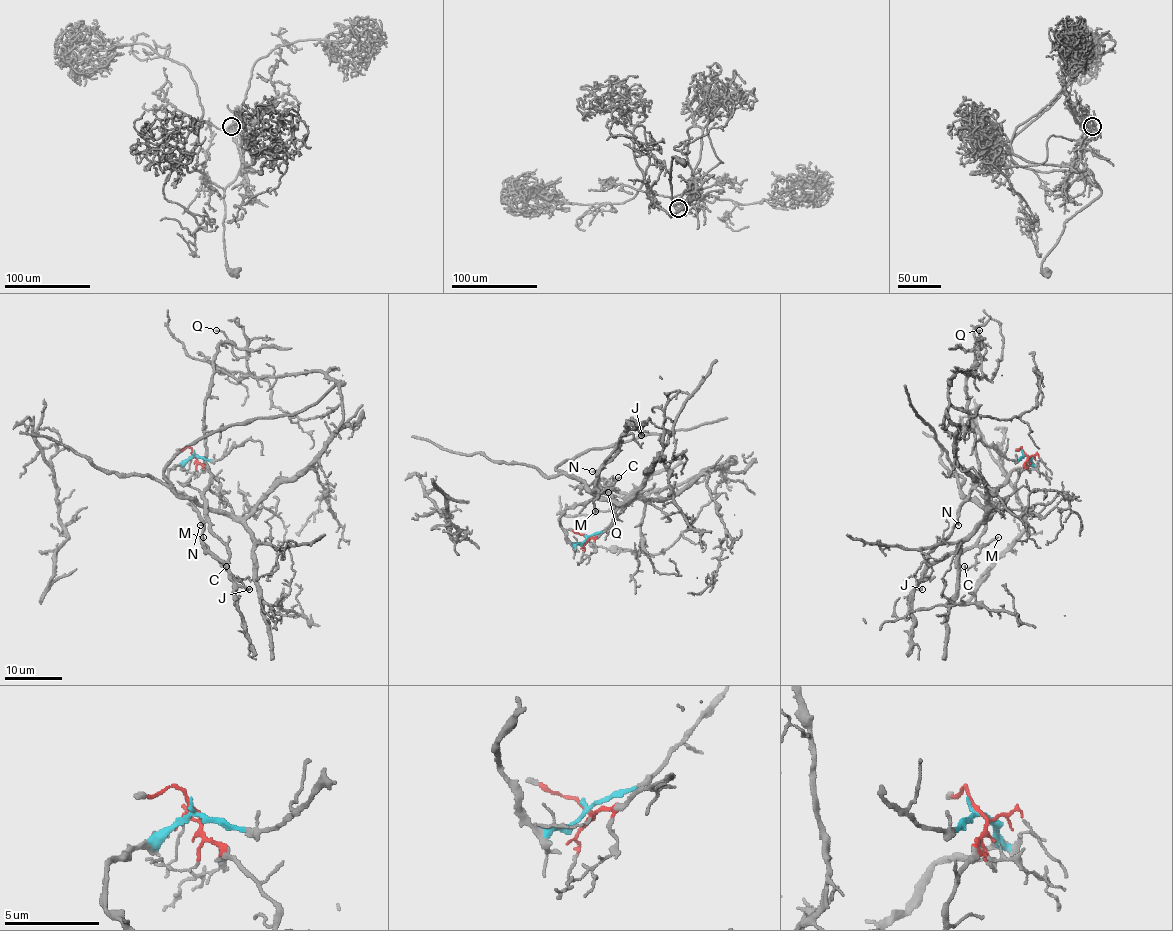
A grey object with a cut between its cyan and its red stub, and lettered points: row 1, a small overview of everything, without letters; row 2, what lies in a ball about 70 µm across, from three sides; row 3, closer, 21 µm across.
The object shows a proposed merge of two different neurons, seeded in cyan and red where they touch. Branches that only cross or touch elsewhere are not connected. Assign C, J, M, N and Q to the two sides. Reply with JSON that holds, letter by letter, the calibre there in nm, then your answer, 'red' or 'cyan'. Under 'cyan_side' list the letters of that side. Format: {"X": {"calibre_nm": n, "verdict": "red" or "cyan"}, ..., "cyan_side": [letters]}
{"C": {"calibre_nm": 120, "verdict": "cyan"}, "J": {"calibre_nm": 180, "verdict": "cyan"}, "M": {"calibre_nm": 140, "verdict": "cyan"}, "N": {"calibre_nm": 140, "verdict": "cyan"}, "Q": {"calibre_nm": 120, "verdict": "cyan"}, "cyan_side": ["C", "J", "M", "N", "Q"]}

